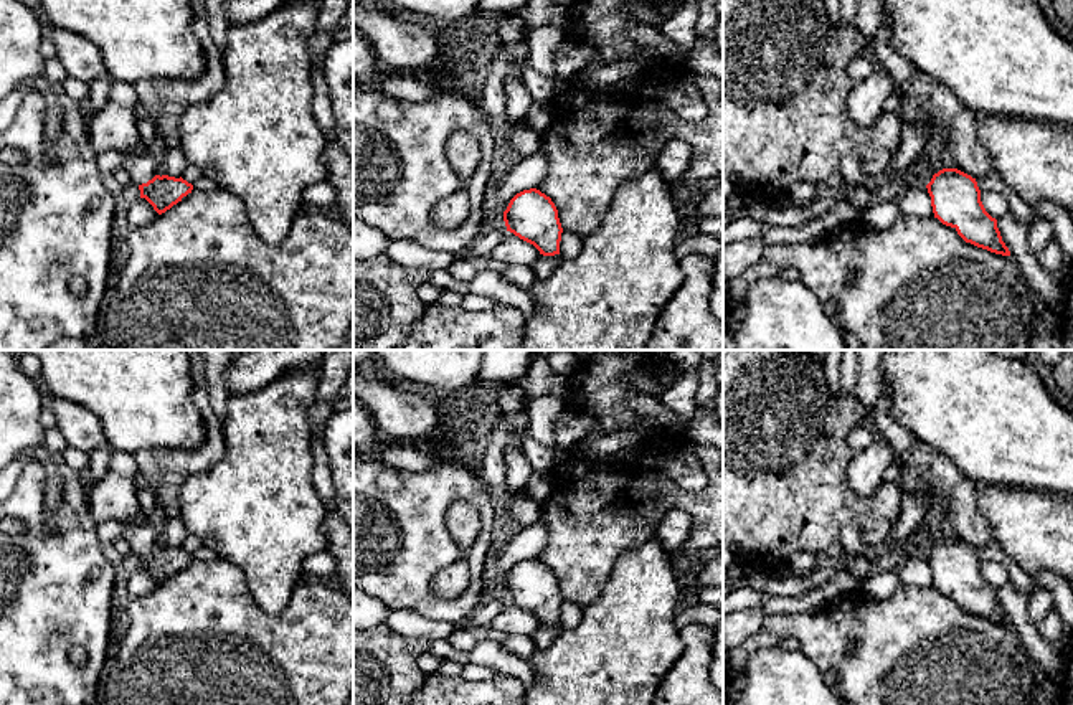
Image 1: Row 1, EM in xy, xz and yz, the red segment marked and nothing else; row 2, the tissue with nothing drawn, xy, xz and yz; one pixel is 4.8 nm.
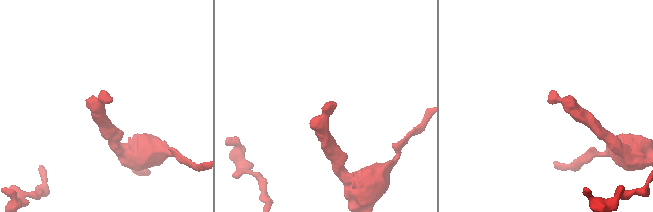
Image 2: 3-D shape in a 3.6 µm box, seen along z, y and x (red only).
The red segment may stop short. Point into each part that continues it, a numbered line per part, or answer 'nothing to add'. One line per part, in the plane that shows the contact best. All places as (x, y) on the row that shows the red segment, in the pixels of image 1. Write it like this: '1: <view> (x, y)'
1: xy (141, 165)

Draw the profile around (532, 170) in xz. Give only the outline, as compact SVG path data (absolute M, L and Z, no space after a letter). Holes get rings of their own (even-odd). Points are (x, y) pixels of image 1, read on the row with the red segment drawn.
M541 145L538 150L528 157L525 157L508 175L505 175L499 185L499 196L502 200L502 211L497 218L489 223L474 244L469 248L470 256L487 258L492 249L502 243L507 226L503 221L503 211L507 210L510 200L530 188L536 188L536 185L545 178L548 172L548 159L543 154Z

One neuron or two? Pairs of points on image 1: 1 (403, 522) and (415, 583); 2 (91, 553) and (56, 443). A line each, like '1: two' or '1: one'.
1: one
2: two

